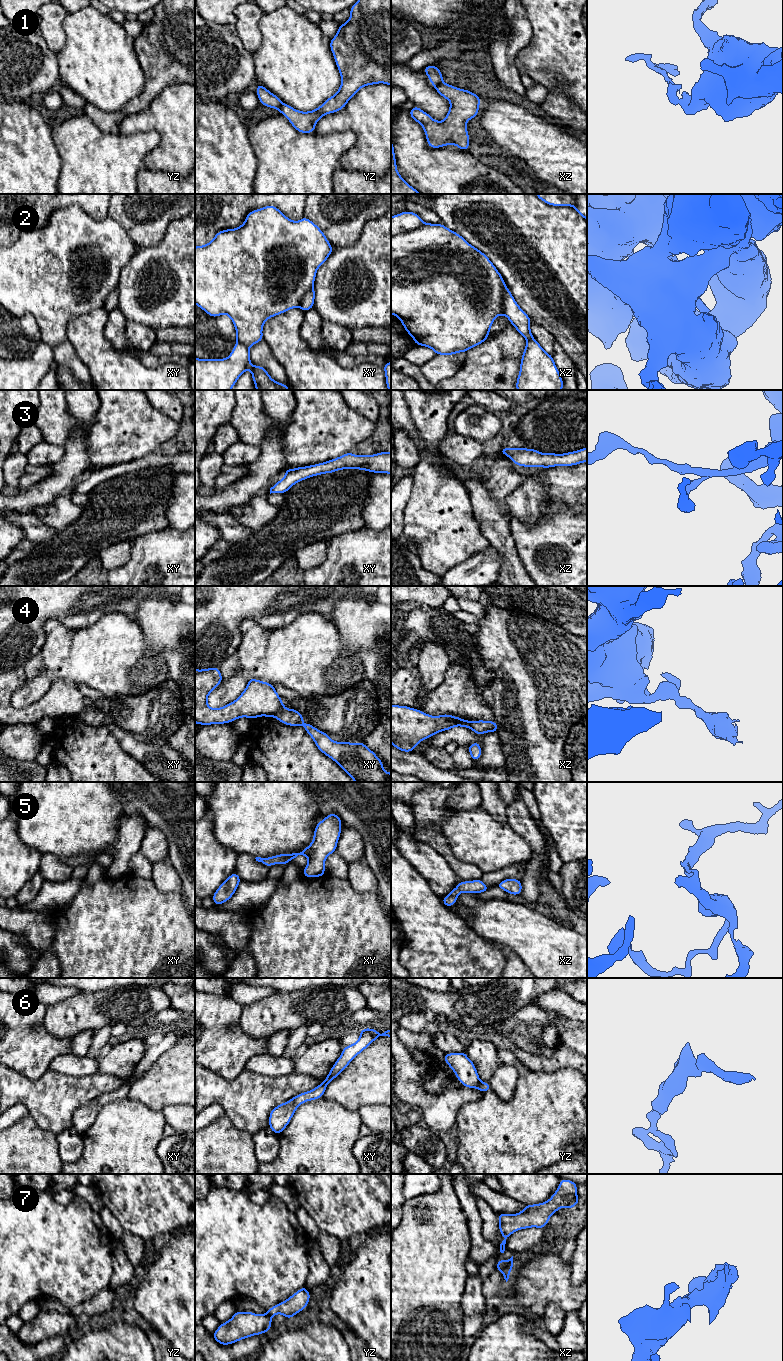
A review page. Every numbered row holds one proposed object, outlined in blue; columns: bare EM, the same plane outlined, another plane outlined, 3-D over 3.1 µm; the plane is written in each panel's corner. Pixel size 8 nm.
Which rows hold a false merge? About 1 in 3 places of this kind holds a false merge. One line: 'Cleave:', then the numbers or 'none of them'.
Cleave: 1, 2, 4, 6, 7

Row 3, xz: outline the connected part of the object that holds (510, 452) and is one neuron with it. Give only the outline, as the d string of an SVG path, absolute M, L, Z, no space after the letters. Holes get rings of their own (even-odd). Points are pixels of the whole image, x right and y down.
M587 447L577 451L556 454L540 453L536 449L502 448L499 453L508 456L514 465L523 467L550 468L555 466L572 466L587 462Z

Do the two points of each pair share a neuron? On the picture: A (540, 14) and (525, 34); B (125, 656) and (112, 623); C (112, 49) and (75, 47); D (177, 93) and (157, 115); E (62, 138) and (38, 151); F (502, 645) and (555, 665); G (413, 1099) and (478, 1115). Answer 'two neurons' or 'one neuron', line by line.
A: two neurons
B: one neuron
C: one neuron
D: one neuron
E: two neurons
F: one neuron
G: two neurons

